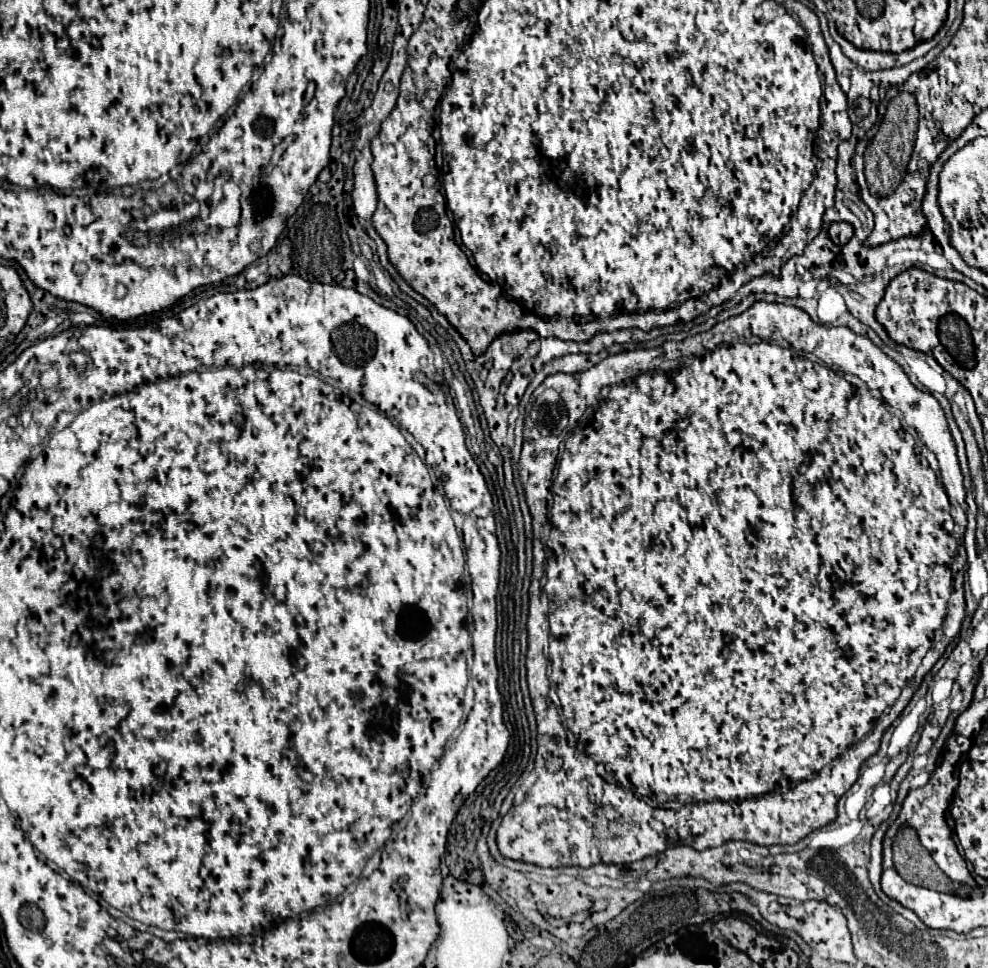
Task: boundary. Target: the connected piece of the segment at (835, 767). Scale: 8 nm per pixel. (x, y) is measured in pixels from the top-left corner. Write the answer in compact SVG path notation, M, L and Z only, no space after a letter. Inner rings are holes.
M758 301L758 303L754 303L754 305L752 305L752 307L750 307L750 309L748 309L748 311L744 311L744 313L742 313L742 315L736 315L736 317L730 317L730 319L728 319L728 321L722 321L722 323L718 323L718 325L714 325L714 327L712 327L712 329L710 329L710 331L704 331L704 333L698 333L698 335L692 335L692 337L688 337L688 339L684 339L684 341L666 341L666 345L664 345L664 347L656 347L656 349L636 349L636 351L624 351L624 353L618 353L618 355L610 355L610 357L606 357L606 359L604 359L604 361L600 361L600 363L598 363L598 365L594 365L594 367L592 367L592 369L588 369L588 371L584 371L584 373L574 373L574 375L566 375L566 373L556 373L556 375L550 375L550 377L546 377L546 379L544 379L544 381L542 381L542 383L540 383L540 387L538 387L538 389L536 389L536 391L534 391L534 393L532 393L532 399L530 399L530 403L528 403L528 407L526 407L526 421L524 421L524 445L522 445L522 455L520 455L520 461L518 461L518 471L520 471L520 479L522 479L522 485L524 485L524 487L526 487L526 503L528 503L528 507L530 507L530 513L532 513L532 525L534 525L534 549L536 549L536 547L538 547L538 549L540 549L540 551L542 551L542 557L534 557L534 573L532 573L532 585L530 585L530 615L528 615L528 623L526 623L526 625L528 625L528 653L526 653L526 667L528 667L528 687L530 687L530 695L532 695L532 705L534 705L534 709L536 709L536 719L538 719L538 721L556 721L556 723L548 723L548 725L554 725L554 727L548 727L548 729L540 729L540 733L538 733L538 735L540 735L540 737L560 737L560 735L556 735L556 733L558 733L558 709L556 709L556 707L554 707L554 705L552 705L552 701L550 701L550 699L548 699L548 689L550 689L550 683L548 683L548 663L552 663L552 681L554 681L554 683L556 683L556 687L558 687L558 697L560 697L560 703L562 703L562 719L564 719L564 723L566 723L566 727L568 727L568 729L570 729L570 731L572 731L572 733L574 733L574 735L576 735L576 741L578 741L578 745L580 745L580 747L584 747L584 749L586 749L586 751L588 751L588 755L592 755L592 757L594 757L594 759L596 759L596 761L598 761L598 763L600 763L600 764L597 764L597 767L596 767L596 769L560 769L560 771L558 771L558 773L550 773L550 771L548 771L548 769L546 769L546 761L548 761L548 759L550 759L550 755L548 755L548 753L550 753L550 751L548 751L548 747L546 747L546 751L544 751L544 749L542 749L542 745L540 745L540 751L538 751L538 757L536 757L536 775L538 775L538 779L536 779L536 783L534 783L534 785L532 785L532 787L530 787L530 789L528 789L528 793L526 793L526 799L524 799L524 801L522 801L522 803L520 803L520 805L516 805L516 807L512 807L512 809L510 809L510 811L508 811L508 813L506 813L506 817L504 817L504 819L502 819L502 825L500 825L500 829L498 829L498 849L500 849L500 853L502 853L502 855L504 855L504 857L510 857L510 859L516 859L516 861L526 861L526 863L534 863L534 865L538 865L538 867L564 867L564 865L574 865L574 867L592 867L592 865L596 865L596 863L606 863L606 865L610 865L610 863L612 863L612 865L626 865L626 863L634 863L634 861L640 861L640 859L644 859L644 857L652 857L652 855L656 855L656 853L662 853L662 851L664 851L664 849L668 849L668 847L674 847L674 845L690 845L690 847L692 847L692 849L698 849L698 851L702 851L702 849L708 849L708 847L720 847L720 845L724 845L724 843L726 843L726 841L730 841L730 839L732 839L732 841L734 841L734 839L742 839L742 841L750 841L750 843L756 843L756 845L764 845L764 847L766 847L766 845L782 845L782 843L788 843L788 845L792 845L792 843L798 843L798 841L800 841L800 839L804 839L804 837L806 837L806 835L810 835L810 833L812 833L812 831L816 831L816 829L820 829L820 827L824 827L824 825L828 825L828 823L830 823L830 821L834 821L834 819L836 819L836 805L838 805L838 799L840 799L840 797L842 797L842 795L844 795L844 793L846 793L846 791L848 791L848 789L850 789L850 787L852 787L852 785L854 785L854 783L856 783L856 779L858 779L858 771L860 771L860 765L862 765L862 763L864 763L864 761L866 761L866 759L868 759L868 757L870 757L870 755L874 755L874 753L876 753L876 751L878 751L878 747L880 747L880 739L882 739L882 735L884 735L884 731L886 731L886 729L888 729L888 727L890 727L890 725L892 725L892 723L894 723L894 719L896 719L896 717L898 717L898 715L900 715L900 713L902 713L902 709L905 709L905 707L906 707L906 706L907 706L907 704L908 704L908 703L909 703L909 701L910 701L910 700L911 700L911 698L912 698L912 697L913 697L913 695L914 695L914 691L916 691L916 687L918 687L918 685L920 685L920 679L922 679L922 675L924 675L924 669L918 669L918 667L920 667L920 663L922 663L922 659L924 659L924 657L926 657L926 653L928 653L928 651L932 651L932 653L934 653L934 655L942 655L942 653L944 653L944 649L946 649L946 645L948 645L948 643L950 643L950 641L952 641L952 639L954 639L954 637L956 637L956 635L958 635L958 631L960 631L960 625L962 625L962 619L964 619L964 607L966 607L966 601L965 601L965 596L964 596L964 588L963 588L963 584L964 584L964 565L966 565L966 557L958 557L958 547L959 547L959 546L960 546L960 545L958 545L958 541L962 541L962 540L963 540L963 536L964 536L964 532L965 532L965 529L966 529L966 526L967 526L967 517L966 517L966 513L964 513L964 511L962 511L962 503L964 503L964 502L965 502L965 499L966 499L966 490L965 490L965 487L964 487L964 478L963 478L963 475L962 475L962 473L960 473L960 465L958 465L958 457L956 457L956 447L954 447L954 439L952 439L952 435L950 435L950 429L948 429L948 423L946 423L946 417L944 417L944 411L942 411L942 407L940 407L940 403L938 403L938 401L936 401L936 399L934 399L934 397L932 397L932 395L930 395L930 393L924 393L924 391L918 391L918 389L916 389L916 387L914 387L914 385L912 385L912 381L910 381L910 379L908 379L908 375L906 375L906 373L904 373L904 369L902 369L902 367L900 367L900 365L898 365L898 363L896 363L896 361L894 361L894 359L890 359L890 357L888 357L888 355L884 355L884 353L882 353L882 349L880 349L880 347L876 347L876 345L874 345L874 343L872 343L872 341L870 341L870 339L868 339L868 337L862 337L862 335L856 335L856 333L854 333L854 331L852 331L852 329L848 329L848 327L826 327L826 325L818 325L818 323L814 323L814 321L812 321L812 319L810 319L810 317L808 317L808 313L804 313L804 311L802 311L802 309L798 309L798 307L792 307L792 305L780 305L780 303L764 303L764 301ZM606 385L610 385L610 391L608 391L608 393L606 393L606 395L604 395L604 397L602 397L602 395L598 395L598 393L600 393L600 389L602 389L602 387L606 387ZM572 421L578 421L578 425L576 425L576 427L574 427L574 429L570 429L570 433L568 433L568 437L566 437L566 443L564 443L564 453L562 453L562 459L560 459L560 465L558 465L558 475L556 475L556 479L554 479L554 467L556 467L556 453L558 453L558 447L560 447L560 443L562 443L562 437L554 437L554 433L562 433L562 431L566 431L566 425L570 425L570 423L572 423ZM923 448L926 448L926 449L930 449L930 451L931 451L931 452L932 452L932 453L934 453L934 455L936 455L936 459L938 459L938 465L940 465L940 475L942 475L942 482L941 482L941 478L940 478L940 479L939 479L939 478L938 478L938 476L937 476L937 475L936 475L936 473L935 473L935 472L934 472L934 471L933 471L933 470L932 470L932 469L931 469L931 468L930 468L930 465L929 465L929 463L928 463L928 461L926 461L926 459L924 459L924 457L922 457L922 449L923 449ZM550 485L552 485L552 493L554 493L554 503L552 503L552 507L550 507L550 523L552 523L552 531L550 531L550 541L548 541L548 561L546 561L546 555L544 555L544 545L542 545L542 541L540 541L540 535L542 535L542 525L544 525L544 523L546 523L546 519L548 519L548 503L550 503L550 497L552 497L552 493L550 493ZM882 549L884 549L884 553L890 553L890 557L892 557L892 561L890 561L890 563L888 563L888 565L882 565L882 561L880 561L880 559L882 559ZM544 561L546 561L546 579L548 579L548 581L546 581L546 585L544 585L544 591L546 591L546 595L548 595L548 599L550 599L550 615L548 615L548 617L550 617L550 623L548 623L548 621L546 621L546 599L544 599L544 597L542 597L542 589L540 589L540 579L542 579L542 573L544 573ZM548 631L550 631L550 651L548 651L548 655L550 655L550 661L548 661L548 657L546 657L546 653L544 653L544 651L546 651L546 641L548 641ZM788 683L794 683L794 691L788 691L788 693L786 693L786 689L778 689L778 685L788 685Z

